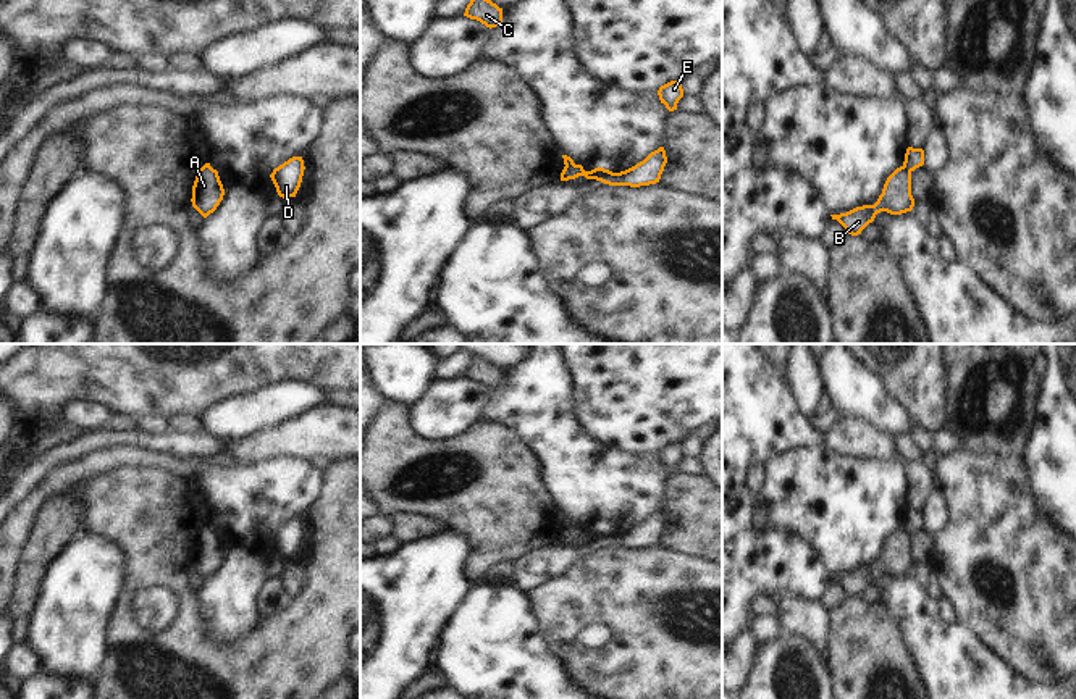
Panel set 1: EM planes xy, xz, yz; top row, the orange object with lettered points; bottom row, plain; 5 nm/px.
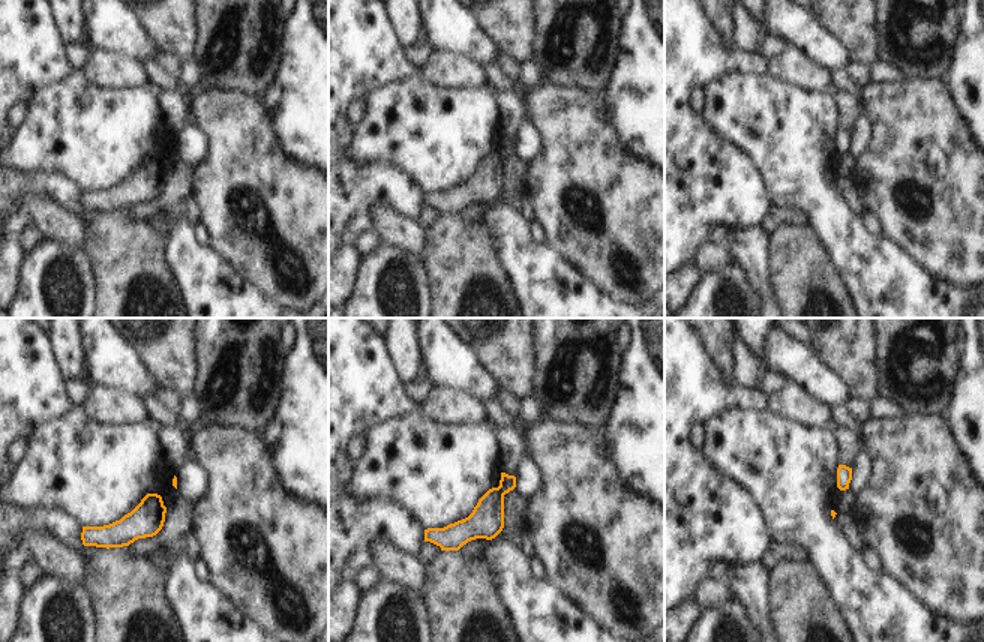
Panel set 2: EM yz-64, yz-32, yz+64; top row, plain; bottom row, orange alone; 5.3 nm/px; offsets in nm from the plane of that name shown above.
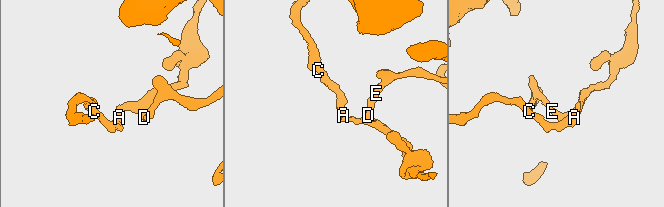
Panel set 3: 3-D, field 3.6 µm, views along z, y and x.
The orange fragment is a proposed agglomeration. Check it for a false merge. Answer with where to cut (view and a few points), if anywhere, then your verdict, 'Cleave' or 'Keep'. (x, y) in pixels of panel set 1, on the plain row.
Split along yz (902, 528), (910, 535). Cleave

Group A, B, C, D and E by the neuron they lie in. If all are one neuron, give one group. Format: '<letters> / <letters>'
A B C / D E

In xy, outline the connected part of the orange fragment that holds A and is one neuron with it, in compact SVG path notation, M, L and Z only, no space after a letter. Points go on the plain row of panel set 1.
M204 526L194 542L192 547L192 568L207 580L210 575L216 571L220 563L223 562L225 550L220 542L218 533L208 526Z

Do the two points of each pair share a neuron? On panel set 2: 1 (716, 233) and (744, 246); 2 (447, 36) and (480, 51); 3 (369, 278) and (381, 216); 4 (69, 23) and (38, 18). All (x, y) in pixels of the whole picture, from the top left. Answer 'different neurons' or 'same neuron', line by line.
1: different neurons
2: same neuron
3: different neurons
4: different neurons

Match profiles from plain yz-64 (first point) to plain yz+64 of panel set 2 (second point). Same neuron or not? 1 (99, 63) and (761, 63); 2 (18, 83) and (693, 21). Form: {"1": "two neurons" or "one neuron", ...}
{"1": "two neurons", "2": "one neuron"}

